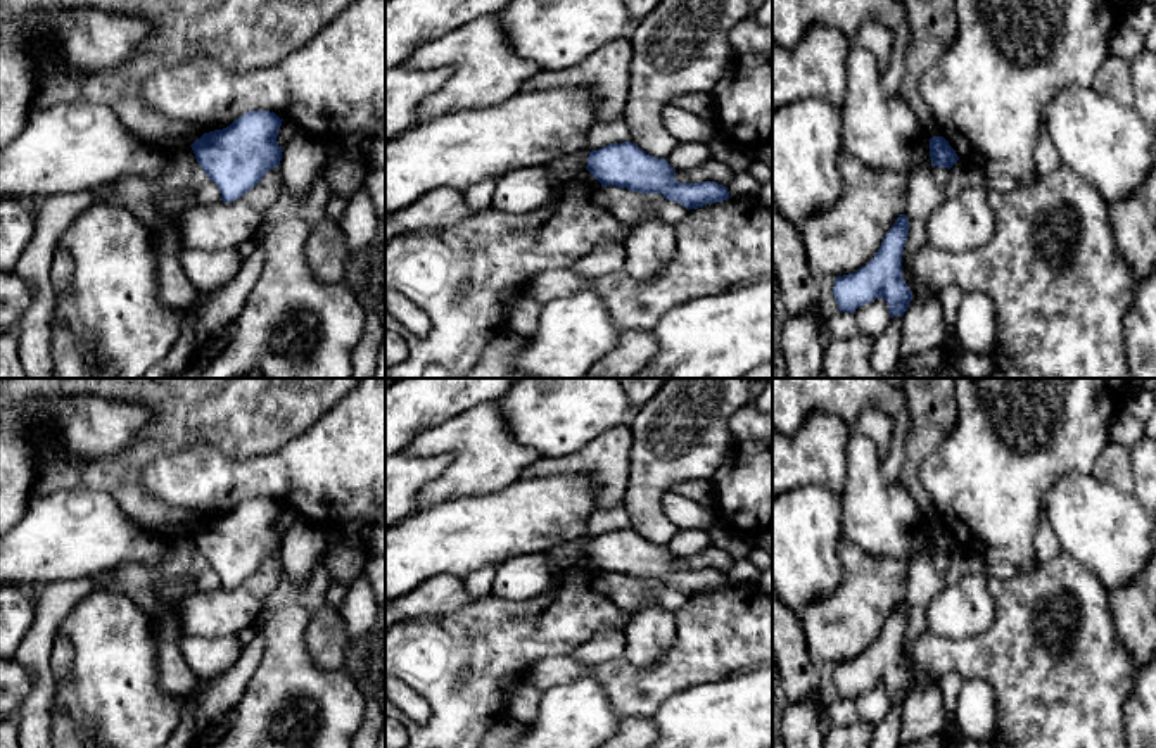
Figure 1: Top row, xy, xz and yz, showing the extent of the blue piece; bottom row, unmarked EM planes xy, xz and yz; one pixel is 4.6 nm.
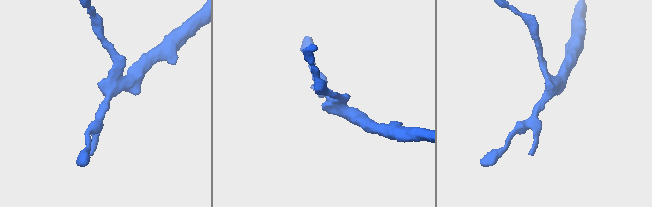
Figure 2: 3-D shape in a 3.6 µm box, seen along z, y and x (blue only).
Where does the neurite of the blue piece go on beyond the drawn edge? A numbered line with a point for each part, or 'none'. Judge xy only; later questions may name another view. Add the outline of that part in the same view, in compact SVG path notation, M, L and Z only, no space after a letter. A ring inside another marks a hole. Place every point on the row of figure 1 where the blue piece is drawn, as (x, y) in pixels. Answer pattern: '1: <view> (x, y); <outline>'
none

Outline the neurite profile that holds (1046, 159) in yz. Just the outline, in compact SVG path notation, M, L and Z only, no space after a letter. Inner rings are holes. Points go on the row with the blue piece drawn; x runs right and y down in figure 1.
M1044 128L1033 162L1035 162L1035 181L1045 178L1061 164L1059 154L1054 149L1052 140L1045 135Z

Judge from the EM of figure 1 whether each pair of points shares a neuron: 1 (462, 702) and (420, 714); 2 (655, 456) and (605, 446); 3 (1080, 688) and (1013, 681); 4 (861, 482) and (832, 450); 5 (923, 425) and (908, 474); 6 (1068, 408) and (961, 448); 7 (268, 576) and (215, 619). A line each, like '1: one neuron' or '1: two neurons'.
1: two neurons
2: two neurons
3: one neuron
4: two neurons
5: one neuron
6: one neuron
7: one neuron

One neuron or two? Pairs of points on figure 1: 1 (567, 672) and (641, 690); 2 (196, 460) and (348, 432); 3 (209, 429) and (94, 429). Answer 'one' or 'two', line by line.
1: one
2: one
3: two

